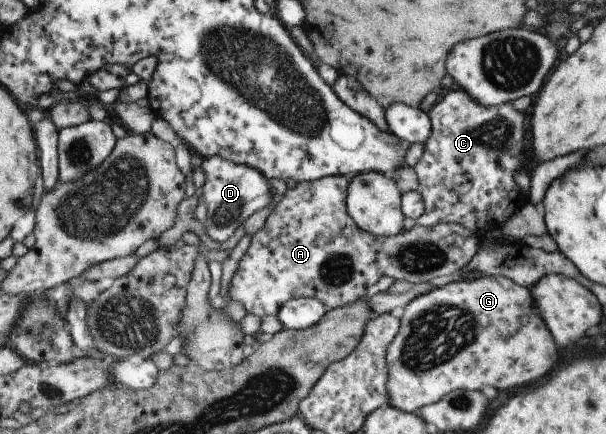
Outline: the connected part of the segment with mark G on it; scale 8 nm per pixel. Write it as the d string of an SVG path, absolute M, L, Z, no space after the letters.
M483 275L477 277L477 279L471 279L471 281L451 281L443 285L443 287L431 289L419 297L415 297L412 301L409 301L403 309L398 312L399 329L395 337L385 351L385 365L387 365L387 377L385 377L385 391L387 391L387 403L389 407L395 407L399 411L405 411L405 413L416 414L418 410L425 405L431 405L436 403L448 395L455 389L479 389L481 385L491 385L495 389L511 389L511 387L519 387L519 385L525 385L525 383L531 383L531 381L537 381L539 377L543 377L555 363L555 345L553 345L553 339L551 339L551 333L545 327L539 311L537 311L537 305L533 301L533 295L529 289L516 285L502 276L487 276Z

